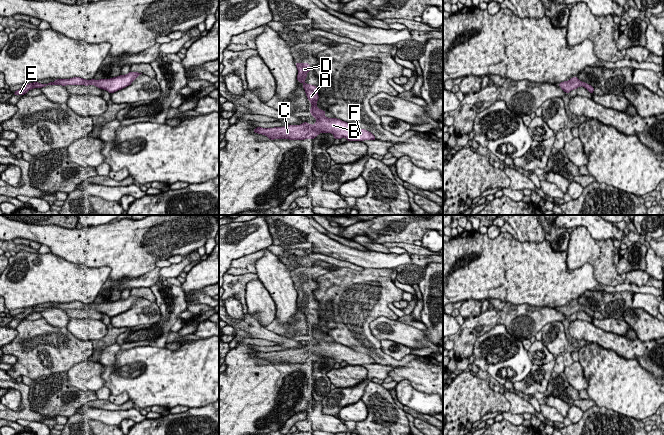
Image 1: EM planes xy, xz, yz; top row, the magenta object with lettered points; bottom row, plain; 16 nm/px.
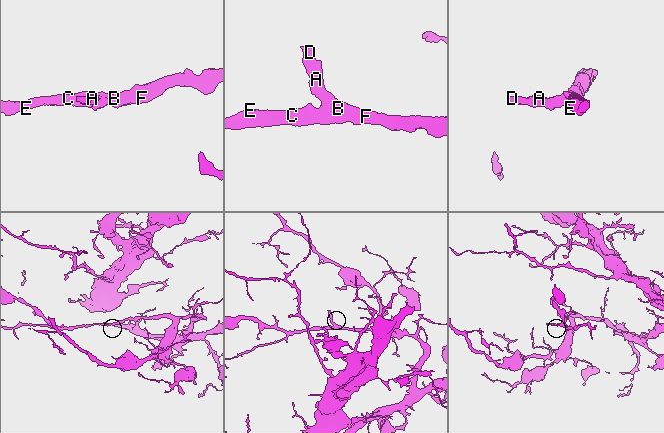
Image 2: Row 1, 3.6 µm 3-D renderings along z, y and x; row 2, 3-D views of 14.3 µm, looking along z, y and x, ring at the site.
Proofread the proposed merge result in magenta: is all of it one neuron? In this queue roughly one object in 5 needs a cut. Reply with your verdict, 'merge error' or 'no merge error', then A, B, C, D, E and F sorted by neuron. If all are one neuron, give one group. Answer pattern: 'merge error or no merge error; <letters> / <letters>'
no merge error; A B C D E F

